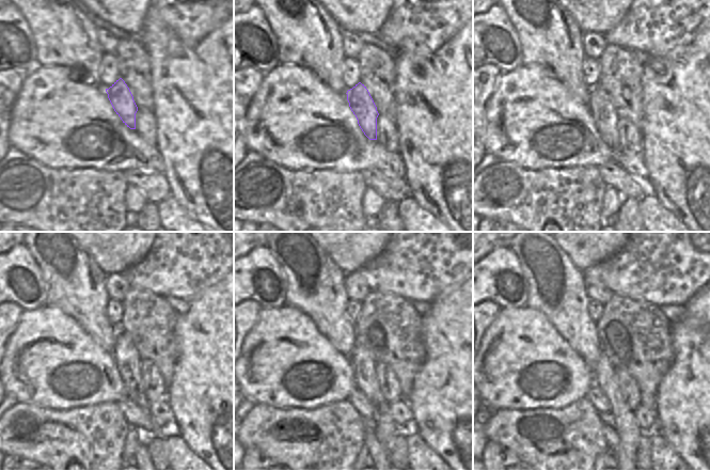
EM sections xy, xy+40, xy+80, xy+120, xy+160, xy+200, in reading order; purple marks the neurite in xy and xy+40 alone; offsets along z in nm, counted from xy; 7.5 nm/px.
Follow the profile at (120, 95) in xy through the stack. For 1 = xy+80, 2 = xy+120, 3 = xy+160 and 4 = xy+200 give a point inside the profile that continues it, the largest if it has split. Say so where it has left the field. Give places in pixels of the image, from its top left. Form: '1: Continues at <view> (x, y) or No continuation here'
1: Continues at xy+80 (600, 105)
2: Continues at xy+120 (127, 359)
3: Continues at xy+160 (363, 361)
4: Continues at xy+200 (629, 433)

